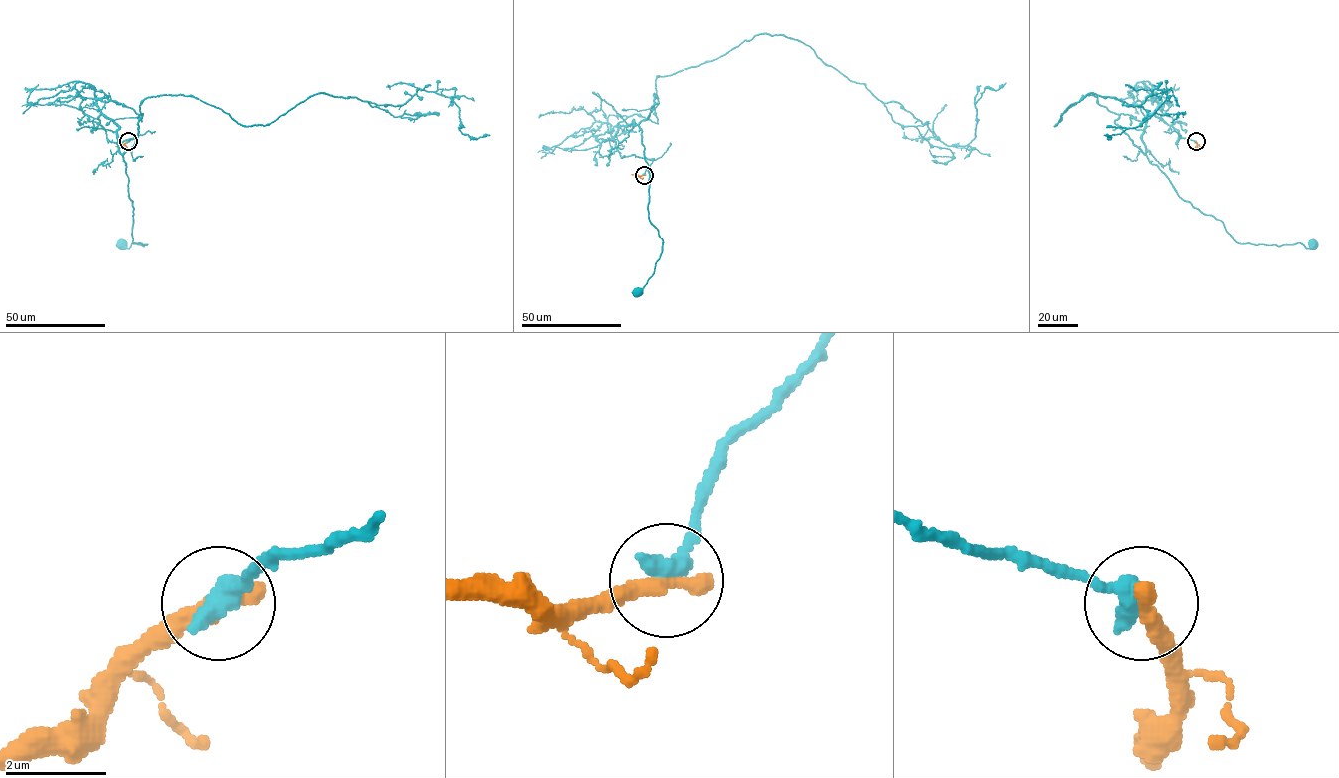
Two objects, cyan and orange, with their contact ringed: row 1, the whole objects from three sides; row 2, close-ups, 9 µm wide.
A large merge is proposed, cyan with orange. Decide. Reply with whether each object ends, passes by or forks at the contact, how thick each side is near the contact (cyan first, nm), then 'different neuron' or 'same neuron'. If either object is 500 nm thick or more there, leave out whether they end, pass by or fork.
cyan ends; orange ends; calibres 480 and 440 nm; different neuron

